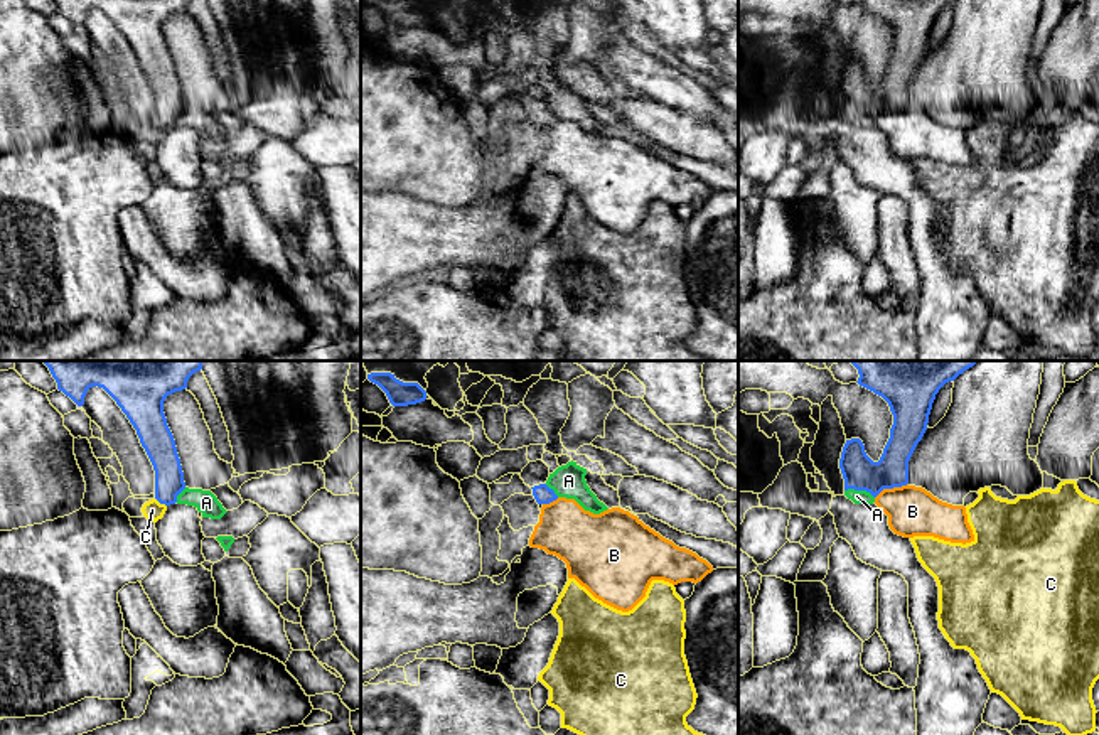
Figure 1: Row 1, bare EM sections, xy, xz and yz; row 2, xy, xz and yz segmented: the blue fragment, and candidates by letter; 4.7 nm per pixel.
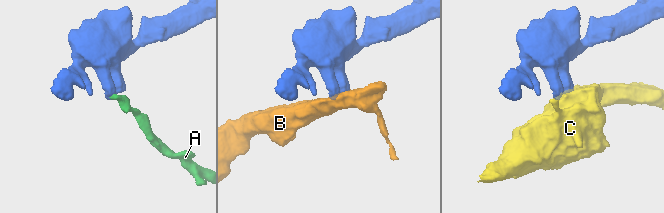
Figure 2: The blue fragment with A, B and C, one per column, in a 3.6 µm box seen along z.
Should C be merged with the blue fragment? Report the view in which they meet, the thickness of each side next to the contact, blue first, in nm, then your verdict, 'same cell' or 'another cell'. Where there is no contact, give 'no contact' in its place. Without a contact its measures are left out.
meets blue in xy; 140 nm thick on the blue side, 90 nm on the other; another cell

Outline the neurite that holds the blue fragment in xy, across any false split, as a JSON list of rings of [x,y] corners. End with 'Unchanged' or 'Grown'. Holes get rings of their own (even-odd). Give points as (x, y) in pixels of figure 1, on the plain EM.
[[[54,0],[57,12],[78,29],[89,10],[103,10],[126,37],[155,93],[155,121],[170,128],[185,111],[174,57],[167,47],[164,24],[187,10],[189,0]]]. Unchanged

